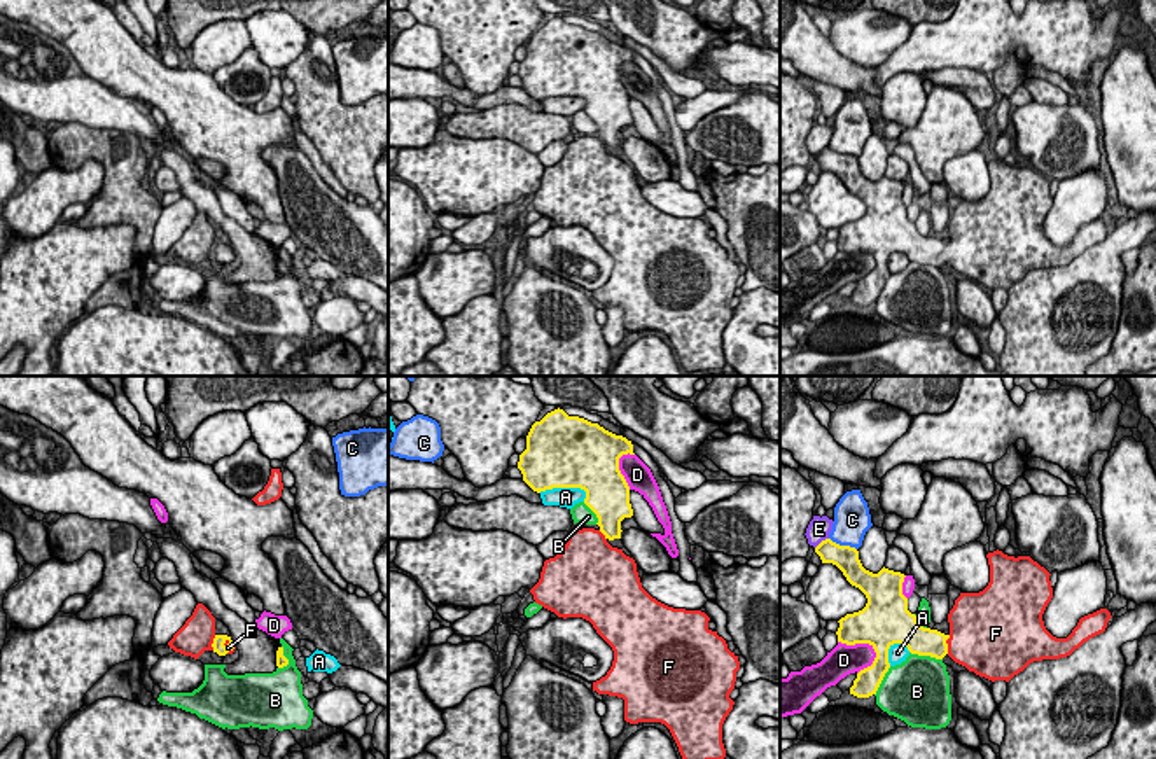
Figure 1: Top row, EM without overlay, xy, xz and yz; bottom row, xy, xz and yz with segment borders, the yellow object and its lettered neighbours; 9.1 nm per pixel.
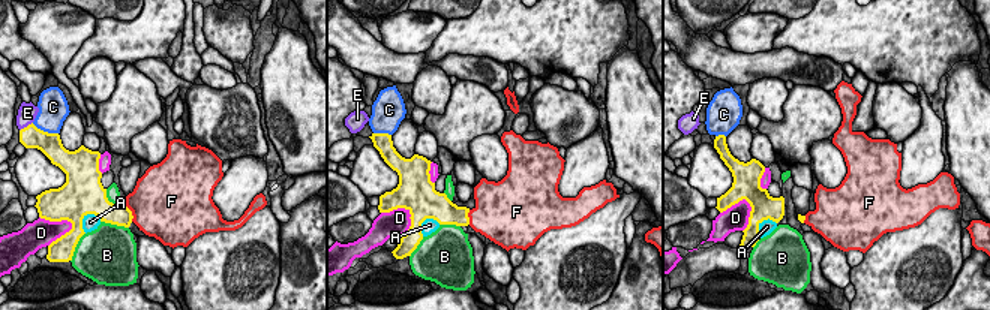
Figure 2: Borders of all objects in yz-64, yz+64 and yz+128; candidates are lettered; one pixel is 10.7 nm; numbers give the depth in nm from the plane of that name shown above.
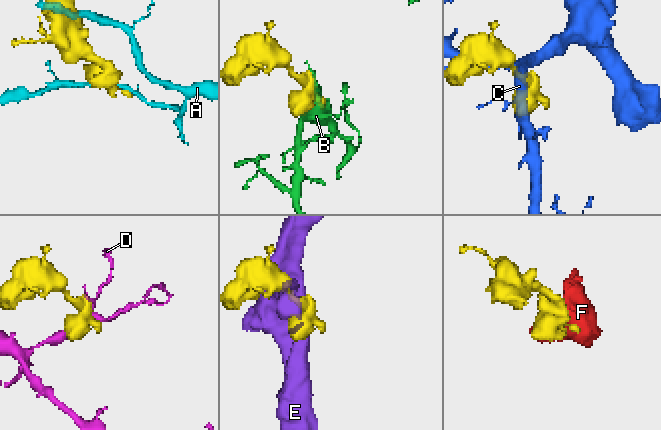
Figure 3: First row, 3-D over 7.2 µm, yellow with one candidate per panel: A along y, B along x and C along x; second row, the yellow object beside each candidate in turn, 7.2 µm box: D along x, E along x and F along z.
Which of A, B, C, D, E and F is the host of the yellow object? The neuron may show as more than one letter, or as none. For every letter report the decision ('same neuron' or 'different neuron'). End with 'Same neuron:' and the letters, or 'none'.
A: different neuron
B: different neuron
C: different neuron
D: different neuron
E: different neuron
F: same neuron
Same neuron: F

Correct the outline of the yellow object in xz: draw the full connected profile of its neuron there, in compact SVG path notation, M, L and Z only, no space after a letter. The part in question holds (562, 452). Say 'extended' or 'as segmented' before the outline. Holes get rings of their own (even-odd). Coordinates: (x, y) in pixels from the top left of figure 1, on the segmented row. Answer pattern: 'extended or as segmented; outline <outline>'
extended; outline M560 407L532 425L526 435L526 449L518 462L523 481L537 493L553 488L584 490L584 504L596 514L600 528L570 530L561 553L544 561L540 579L530 593L535 603L558 617L582 617L589 621L596 633L612 647L612 666L605 677L593 682L593 691L623 698L626 722L665 724L682 759L724 759L722 724L735 705L729 694L735 689L736 672L740 670L738 656L728 649L726 640L717 631L708 628L710 617L705 612L673 609L652 598L642 588L635 560L626 556L623 549L609 544L614 539L621 539L621 521L633 516L630 486L619 470L619 458L628 453L635 455L633 444L626 437L616 435L584 418L568 416Z

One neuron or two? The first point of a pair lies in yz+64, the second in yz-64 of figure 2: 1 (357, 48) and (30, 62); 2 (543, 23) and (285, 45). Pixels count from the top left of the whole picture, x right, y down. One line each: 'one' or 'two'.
1: one
2: two

